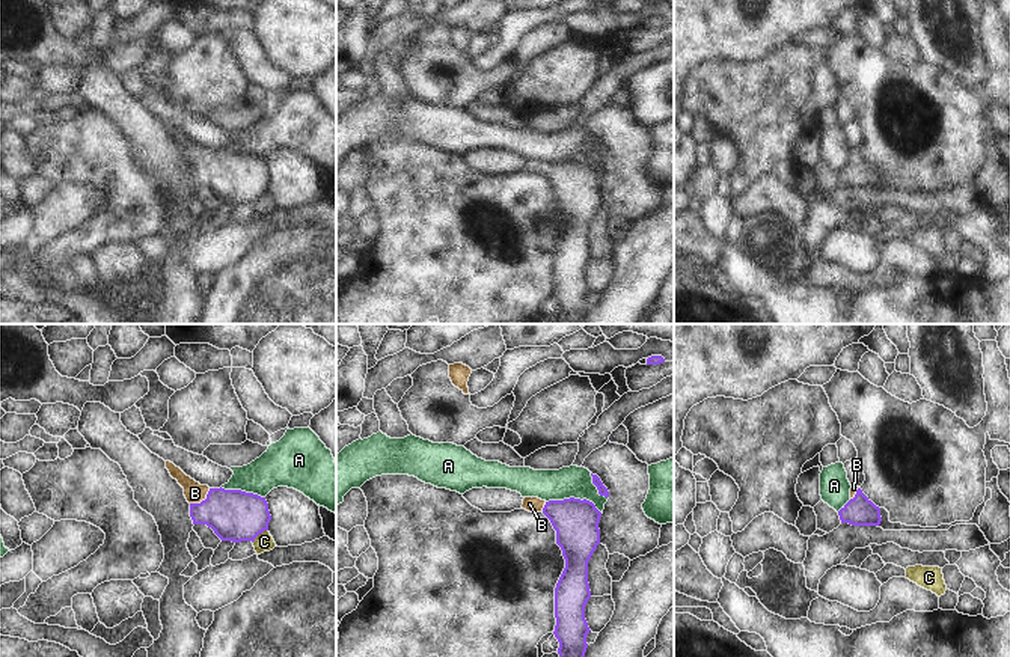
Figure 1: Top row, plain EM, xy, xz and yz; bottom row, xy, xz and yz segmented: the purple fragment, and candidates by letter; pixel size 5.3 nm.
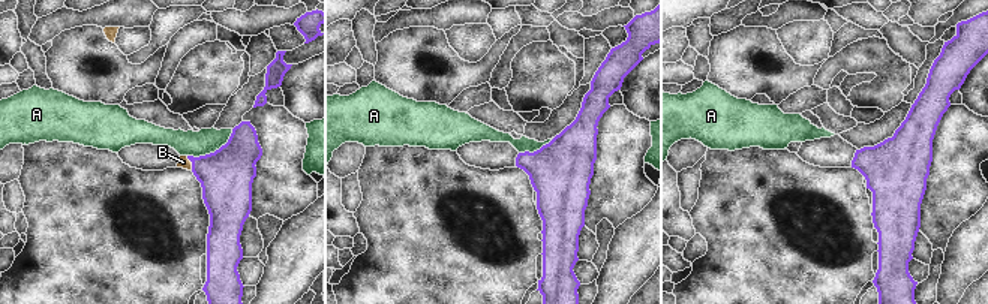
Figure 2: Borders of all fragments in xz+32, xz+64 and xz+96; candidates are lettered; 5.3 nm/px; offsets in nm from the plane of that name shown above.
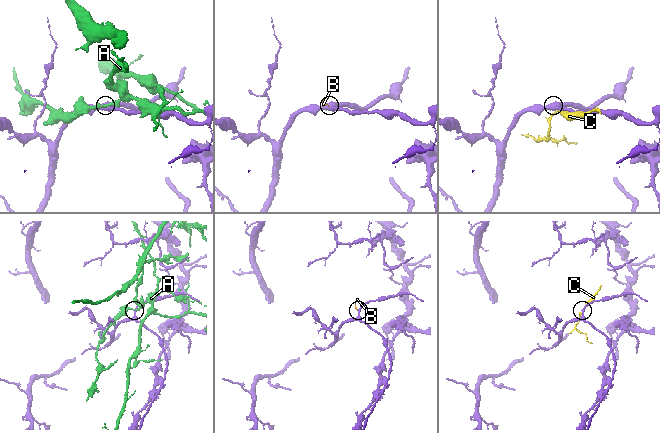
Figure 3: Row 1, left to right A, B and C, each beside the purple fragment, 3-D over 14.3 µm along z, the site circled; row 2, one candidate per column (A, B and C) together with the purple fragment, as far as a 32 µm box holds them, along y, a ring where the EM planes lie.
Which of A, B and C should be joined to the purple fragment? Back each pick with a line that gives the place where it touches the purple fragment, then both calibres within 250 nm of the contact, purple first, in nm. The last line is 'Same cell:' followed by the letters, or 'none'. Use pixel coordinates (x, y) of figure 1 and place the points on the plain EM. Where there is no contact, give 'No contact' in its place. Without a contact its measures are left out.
B: Touches purple at xy (202, 163). Thickness 280 nm (purple) against 110 nm
Same cell: B

